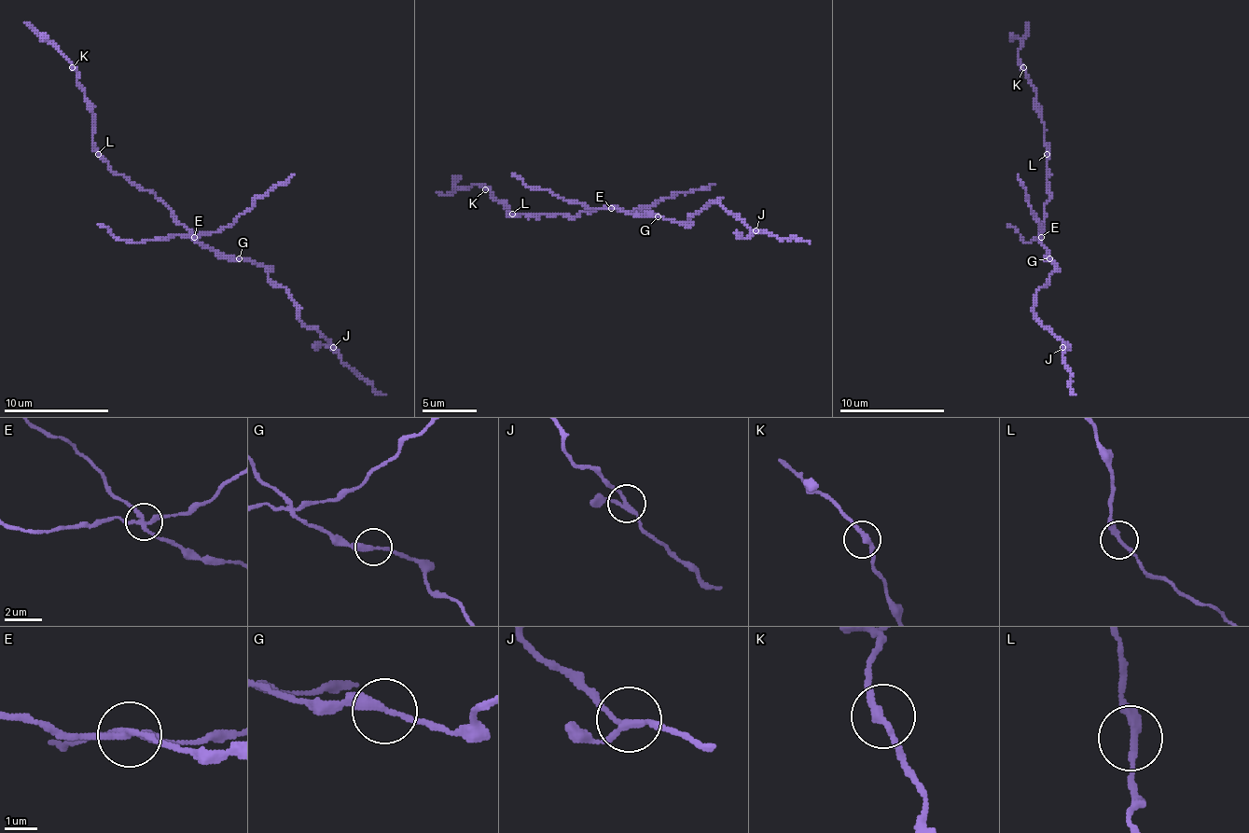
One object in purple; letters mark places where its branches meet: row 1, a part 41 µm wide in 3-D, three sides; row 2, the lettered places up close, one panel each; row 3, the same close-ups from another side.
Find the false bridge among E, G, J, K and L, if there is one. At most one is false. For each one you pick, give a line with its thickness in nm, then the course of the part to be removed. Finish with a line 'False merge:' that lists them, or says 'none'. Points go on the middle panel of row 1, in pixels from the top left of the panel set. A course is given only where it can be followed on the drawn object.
E: calibre 200 nm; course (612, 209), (647, 209), (677, 192), (704, 189), (714, 184)
False merge: E

